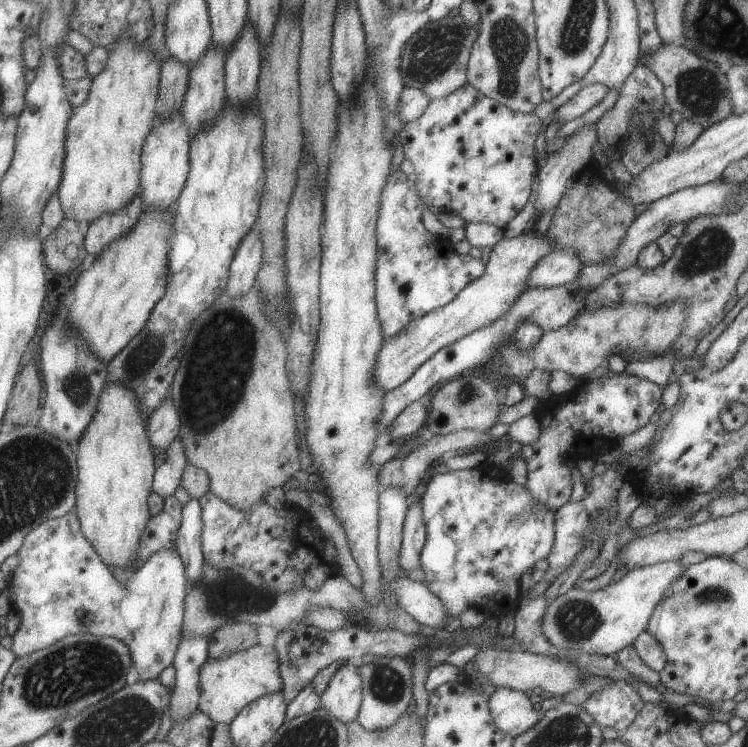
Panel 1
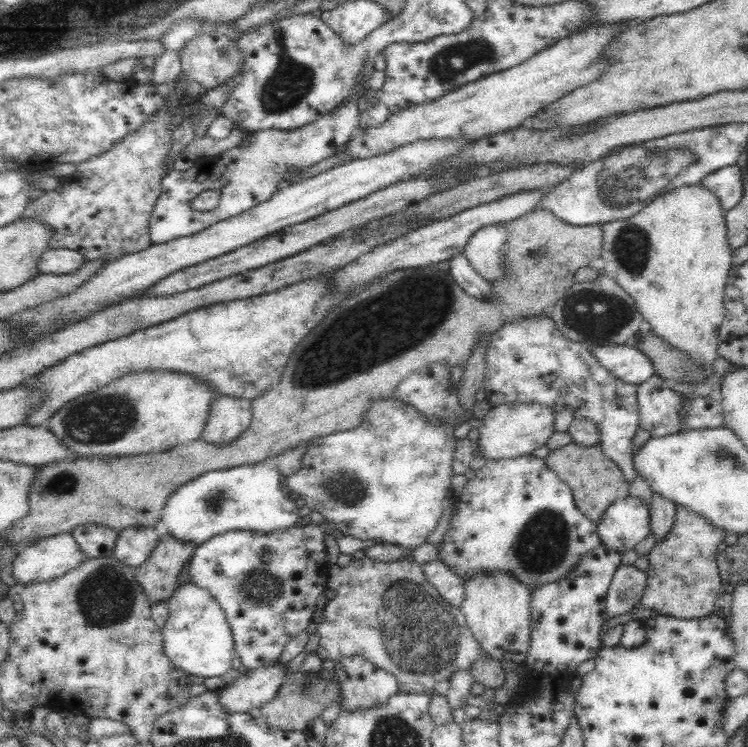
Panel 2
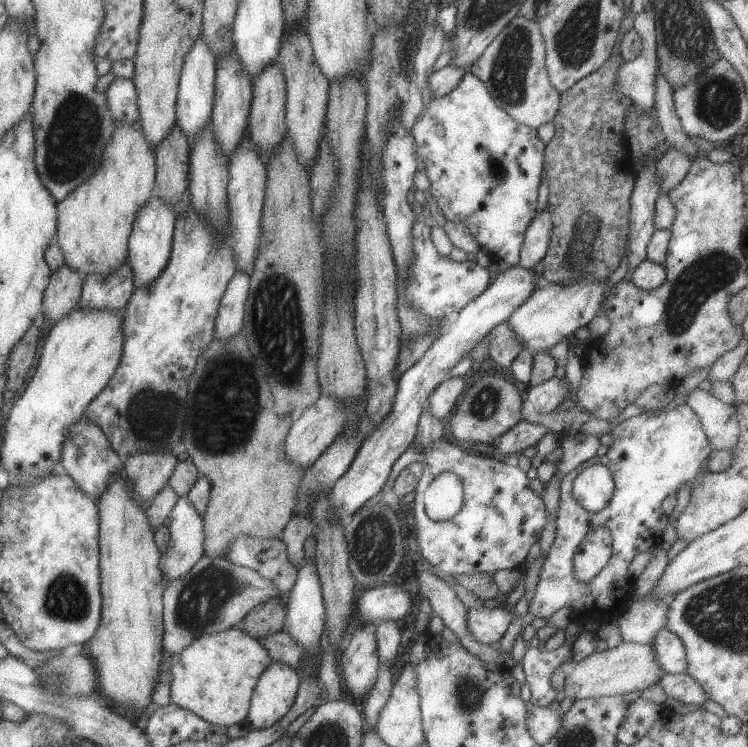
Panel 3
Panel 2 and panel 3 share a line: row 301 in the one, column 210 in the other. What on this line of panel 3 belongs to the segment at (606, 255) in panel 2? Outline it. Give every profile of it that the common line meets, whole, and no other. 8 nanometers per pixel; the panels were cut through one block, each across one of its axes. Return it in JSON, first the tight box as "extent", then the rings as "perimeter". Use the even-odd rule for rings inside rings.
{"extent":[169,628,271,727],"perimeter":[[[229,628],[217,634],[203,634],[170,662],[169,700],[215,726],[228,727],[243,722],[257,679],[271,661],[258,639],[242,630]]]}

